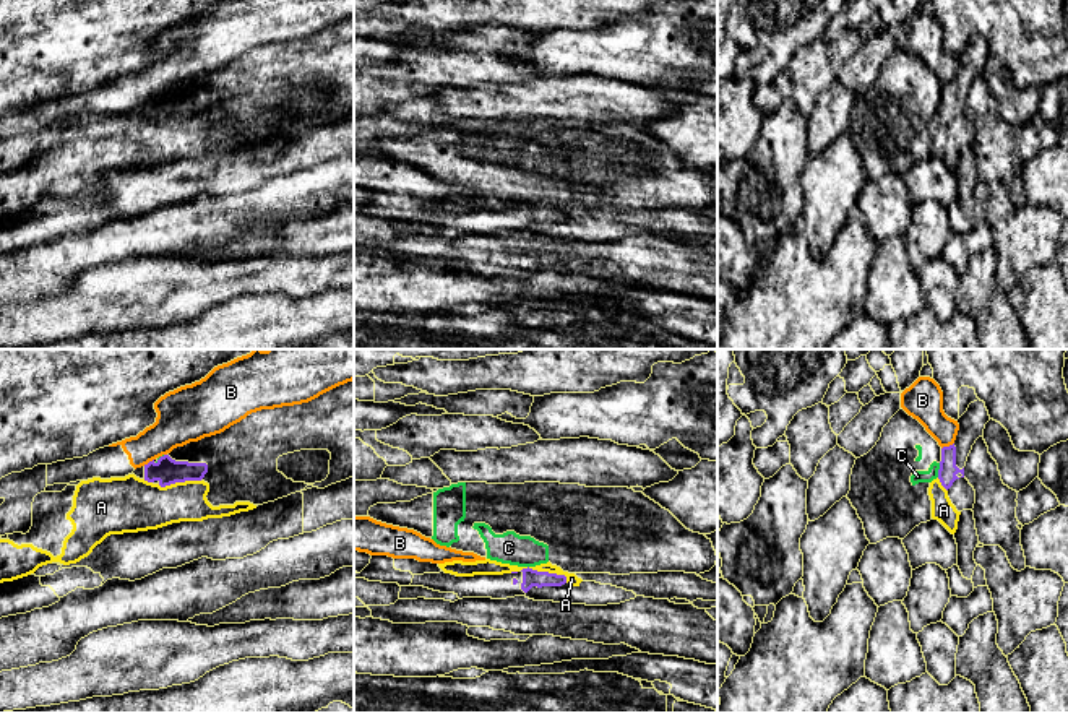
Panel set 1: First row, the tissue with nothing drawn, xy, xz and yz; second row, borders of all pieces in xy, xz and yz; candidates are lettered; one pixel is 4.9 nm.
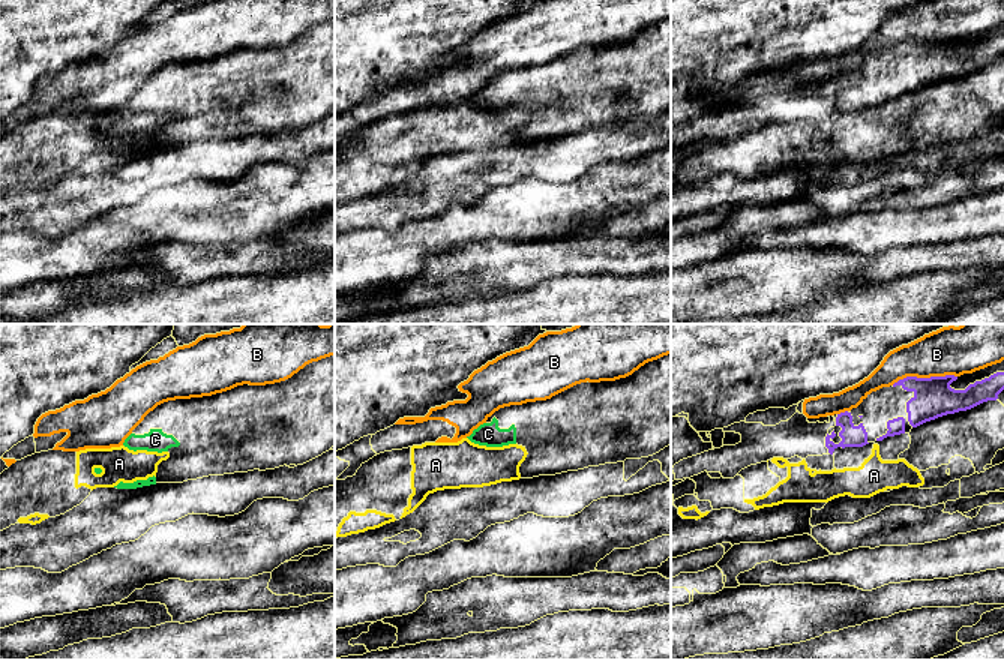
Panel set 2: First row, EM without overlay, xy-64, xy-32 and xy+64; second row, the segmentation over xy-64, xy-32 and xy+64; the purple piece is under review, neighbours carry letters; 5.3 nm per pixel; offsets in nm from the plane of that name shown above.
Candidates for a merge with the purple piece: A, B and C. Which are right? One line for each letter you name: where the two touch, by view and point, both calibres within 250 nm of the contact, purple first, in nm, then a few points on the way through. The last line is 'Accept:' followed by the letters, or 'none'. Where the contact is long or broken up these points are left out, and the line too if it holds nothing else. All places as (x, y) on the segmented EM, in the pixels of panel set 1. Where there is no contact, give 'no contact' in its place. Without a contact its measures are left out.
Accept: none

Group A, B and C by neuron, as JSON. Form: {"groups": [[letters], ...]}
{"groups": [["A"], ["B"], ["C"]]}

